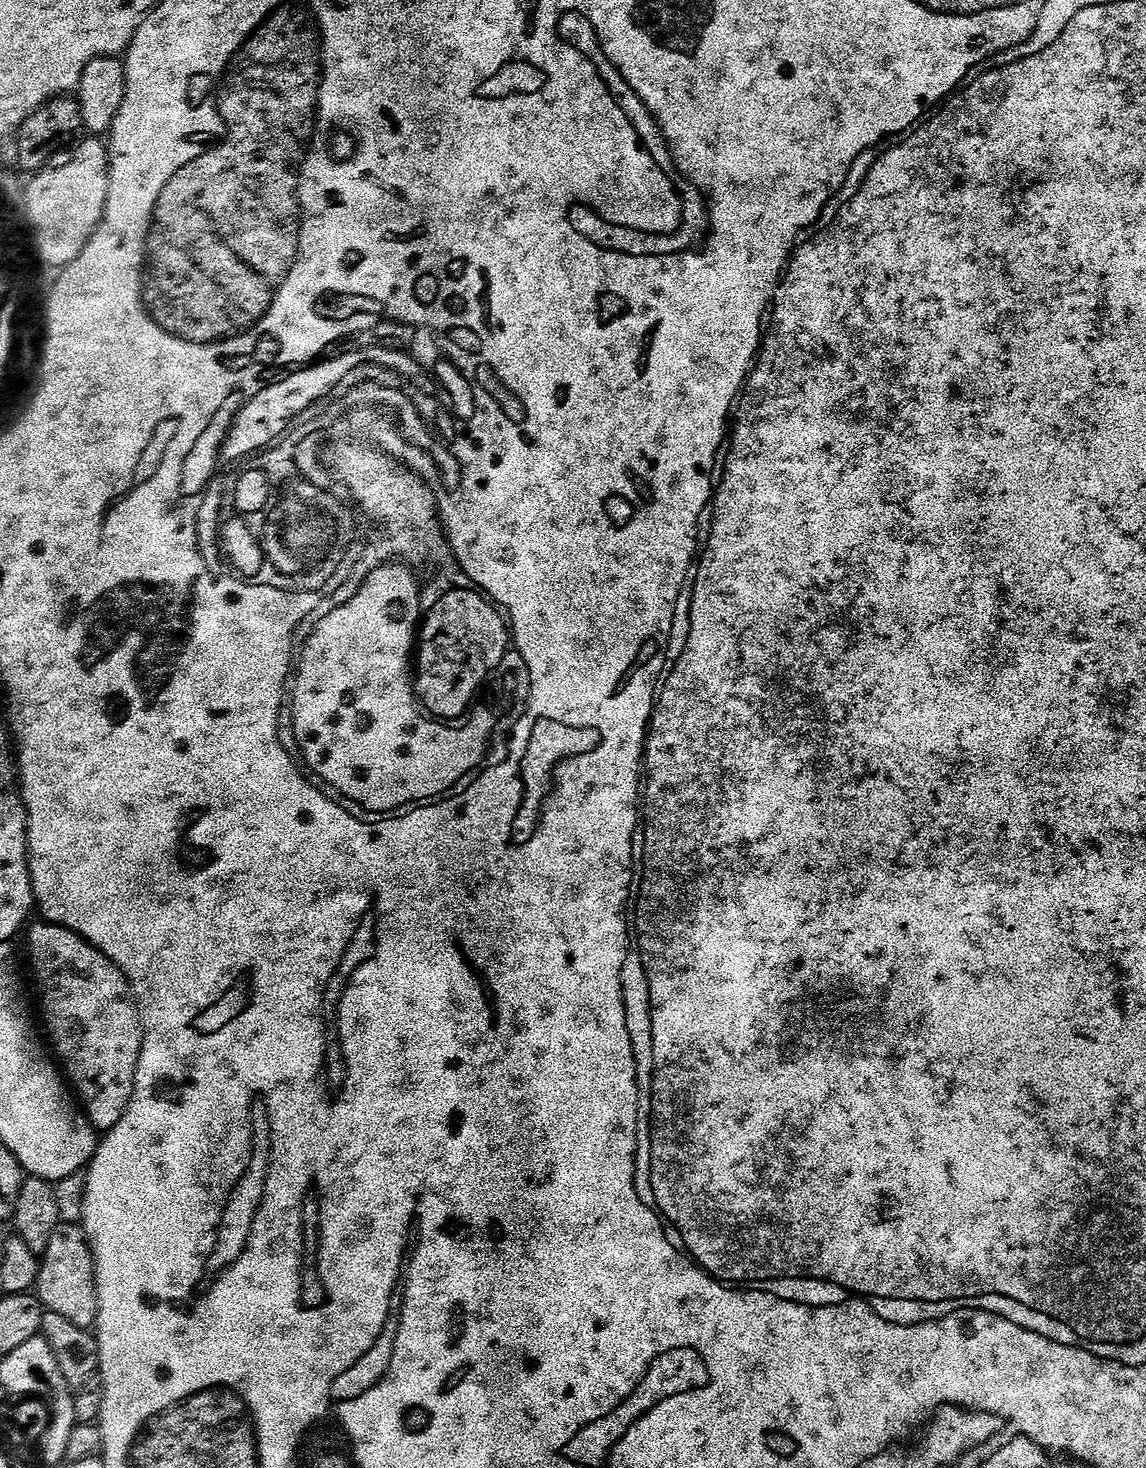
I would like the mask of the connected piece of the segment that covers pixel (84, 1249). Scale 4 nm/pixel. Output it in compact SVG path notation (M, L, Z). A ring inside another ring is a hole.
M61 1222L54 1234L50 1234L50 1242L39 1263L40 1273L37 1275L34 1292L40 1297L45 1309L54 1314L62 1314L62 1318L74 1322L74 1326L95 1329L98 1314L96 1264L92 1261L92 1247L88 1245L88 1236L83 1227L80 1224Z

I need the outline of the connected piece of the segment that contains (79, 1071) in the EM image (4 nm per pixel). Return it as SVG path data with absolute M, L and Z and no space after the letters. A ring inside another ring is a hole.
M33 923L27 929L28 960L32 963L36 984L40 987L40 1008L44 1011L44 1024L48 1027L48 1036L52 1039L53 1046L56 1047L55 1055L66 1073L67 1083L74 1089L84 1115L97 1133L103 1134L118 1126L122 1114L126 1114L130 1106L136 1067L144 1041L144 1025L130 985L115 962L106 959L77 932L63 928L60 924L39 923Z

